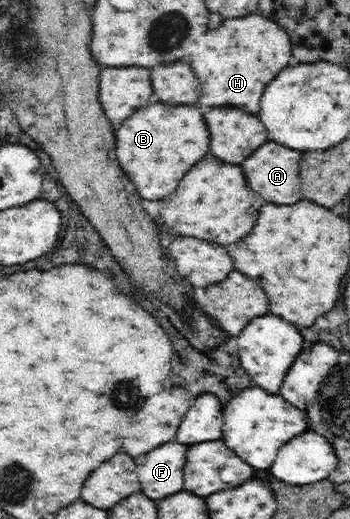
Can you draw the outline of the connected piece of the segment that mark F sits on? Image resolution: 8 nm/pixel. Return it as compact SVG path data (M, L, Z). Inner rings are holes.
M170 441L136 459L138 461L136 471L142 483L142 491L150 499L164 499L172 493L182 491L186 451L188 451L186 445Z

